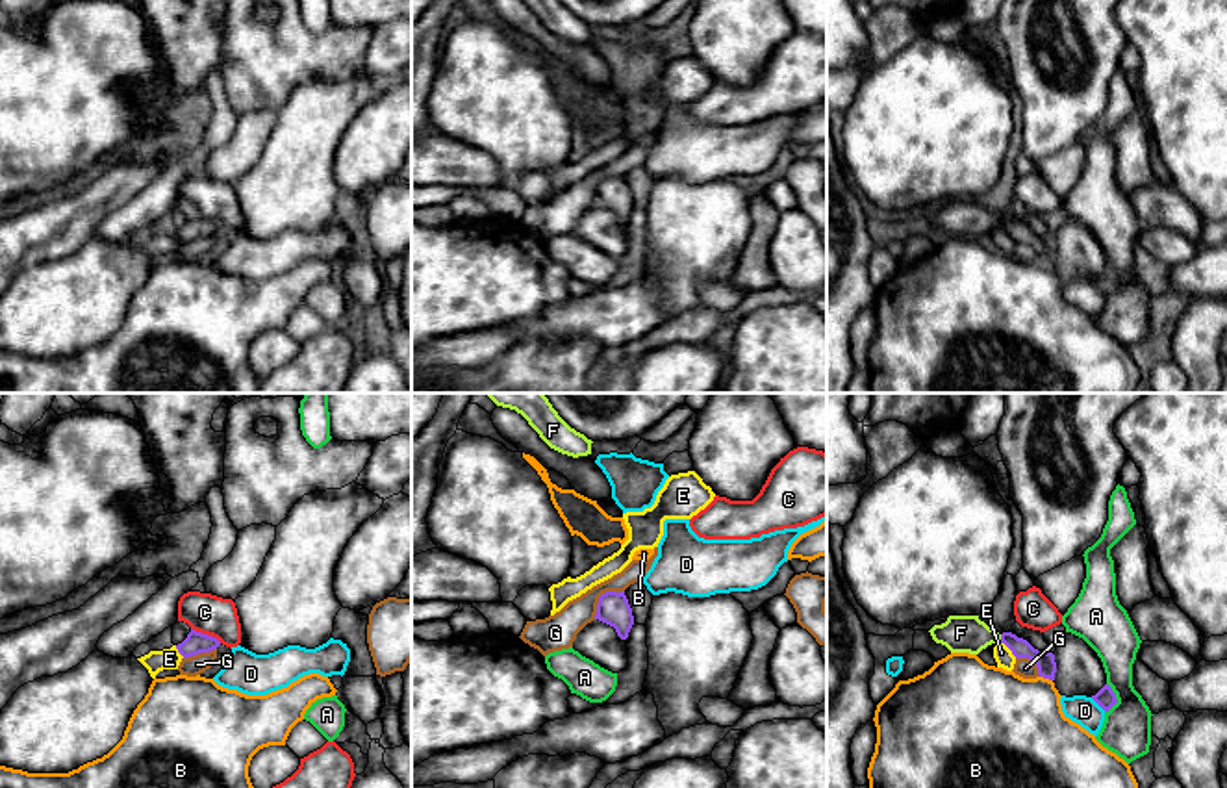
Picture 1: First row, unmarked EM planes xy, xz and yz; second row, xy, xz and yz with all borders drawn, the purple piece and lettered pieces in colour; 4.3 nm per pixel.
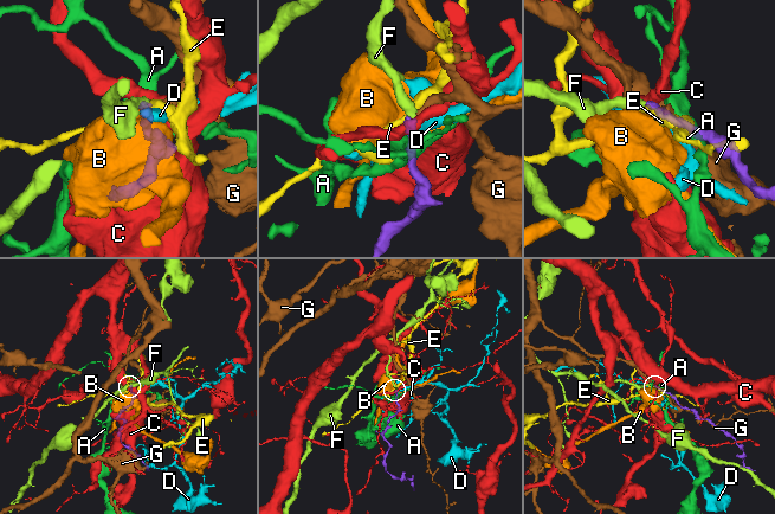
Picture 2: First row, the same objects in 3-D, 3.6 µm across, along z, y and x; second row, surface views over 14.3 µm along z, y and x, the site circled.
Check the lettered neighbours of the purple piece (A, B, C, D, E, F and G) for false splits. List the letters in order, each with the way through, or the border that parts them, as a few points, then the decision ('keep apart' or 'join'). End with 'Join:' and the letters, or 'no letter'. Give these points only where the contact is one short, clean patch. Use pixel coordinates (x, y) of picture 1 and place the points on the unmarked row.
A: along yz (1107, 267), (1116, 286), (1105, 297) | keep apart
B: along yz (1040, 260), (1051, 266) | keep apart
C: along xy (191, 212), (221, 227) | keep apart
D: along yz (1090, 282), (1105, 295) | keep apart
E: along yz (999, 225), (1016, 241) | keep apart
F: across yz (1020, 232), (1001, 223), (961, 217) | join
G: along xz (623, 175), (605, 177), (599, 182), (594, 203) | keep apart
Join: F

